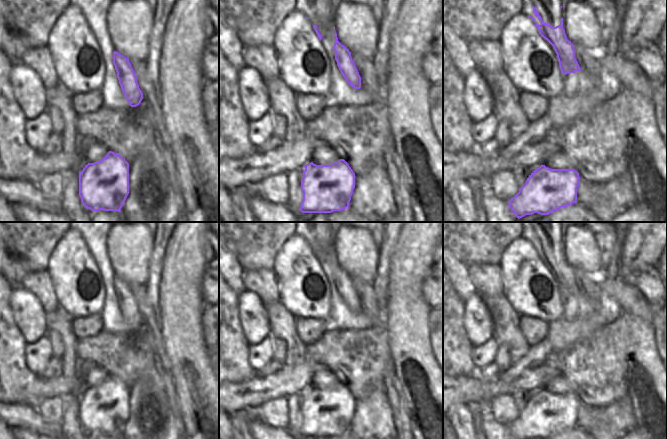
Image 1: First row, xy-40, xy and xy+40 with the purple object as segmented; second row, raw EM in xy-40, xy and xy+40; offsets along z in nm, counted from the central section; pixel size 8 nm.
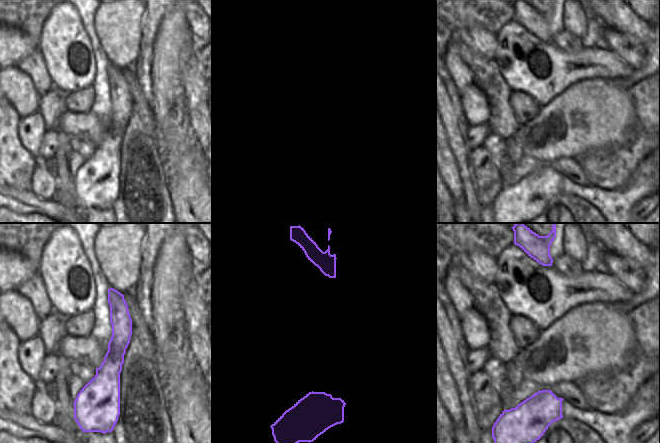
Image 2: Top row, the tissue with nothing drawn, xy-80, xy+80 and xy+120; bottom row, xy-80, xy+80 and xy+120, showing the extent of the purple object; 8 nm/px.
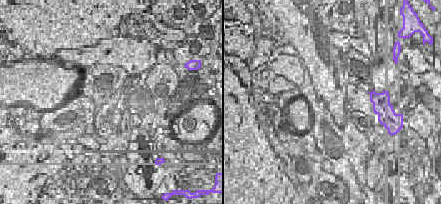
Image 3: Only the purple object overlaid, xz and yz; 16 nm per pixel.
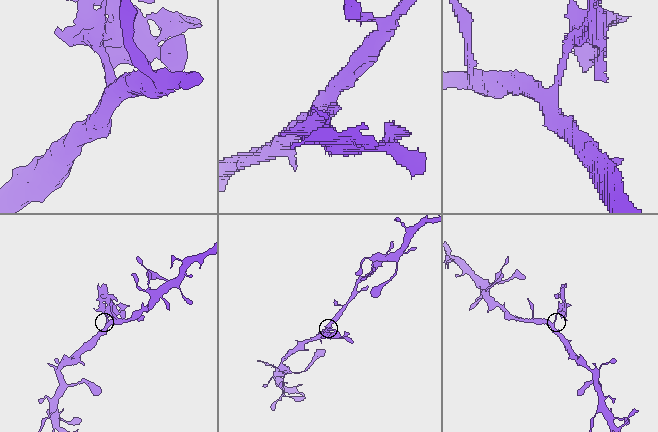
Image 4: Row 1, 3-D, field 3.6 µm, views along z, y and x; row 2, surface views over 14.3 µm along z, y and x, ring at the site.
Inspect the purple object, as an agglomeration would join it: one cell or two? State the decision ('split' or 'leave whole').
split

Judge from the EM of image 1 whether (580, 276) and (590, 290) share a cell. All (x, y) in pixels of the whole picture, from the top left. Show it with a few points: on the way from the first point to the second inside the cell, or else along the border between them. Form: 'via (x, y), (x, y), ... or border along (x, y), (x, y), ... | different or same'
via (583, 279), (588, 287) | same

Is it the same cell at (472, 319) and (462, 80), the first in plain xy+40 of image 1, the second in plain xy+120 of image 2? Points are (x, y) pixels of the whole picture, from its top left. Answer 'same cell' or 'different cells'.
different cells

